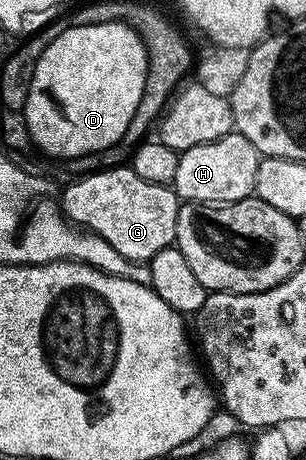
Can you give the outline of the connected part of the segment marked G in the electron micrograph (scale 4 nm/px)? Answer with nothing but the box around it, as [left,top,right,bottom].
[59,167,179,263]

